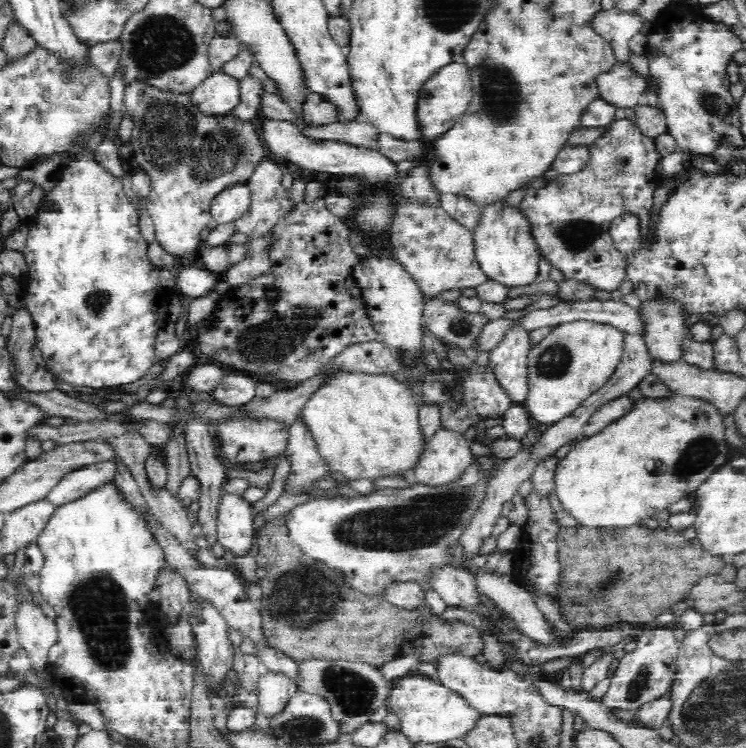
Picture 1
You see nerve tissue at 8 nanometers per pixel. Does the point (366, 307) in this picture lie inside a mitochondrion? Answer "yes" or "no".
no

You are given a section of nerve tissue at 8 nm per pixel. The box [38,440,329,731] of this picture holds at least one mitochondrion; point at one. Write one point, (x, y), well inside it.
(100, 607)

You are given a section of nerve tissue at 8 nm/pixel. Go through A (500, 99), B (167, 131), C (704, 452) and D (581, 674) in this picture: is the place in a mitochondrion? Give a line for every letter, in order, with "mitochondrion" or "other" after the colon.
A: mitochondrion
B: mitochondrion
C: mitochondrion
D: other

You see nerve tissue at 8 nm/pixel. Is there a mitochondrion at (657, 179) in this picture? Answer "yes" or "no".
no

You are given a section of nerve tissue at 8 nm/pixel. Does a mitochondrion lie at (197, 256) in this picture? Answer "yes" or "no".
no

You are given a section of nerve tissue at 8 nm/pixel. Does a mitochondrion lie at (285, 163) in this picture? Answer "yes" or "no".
no

